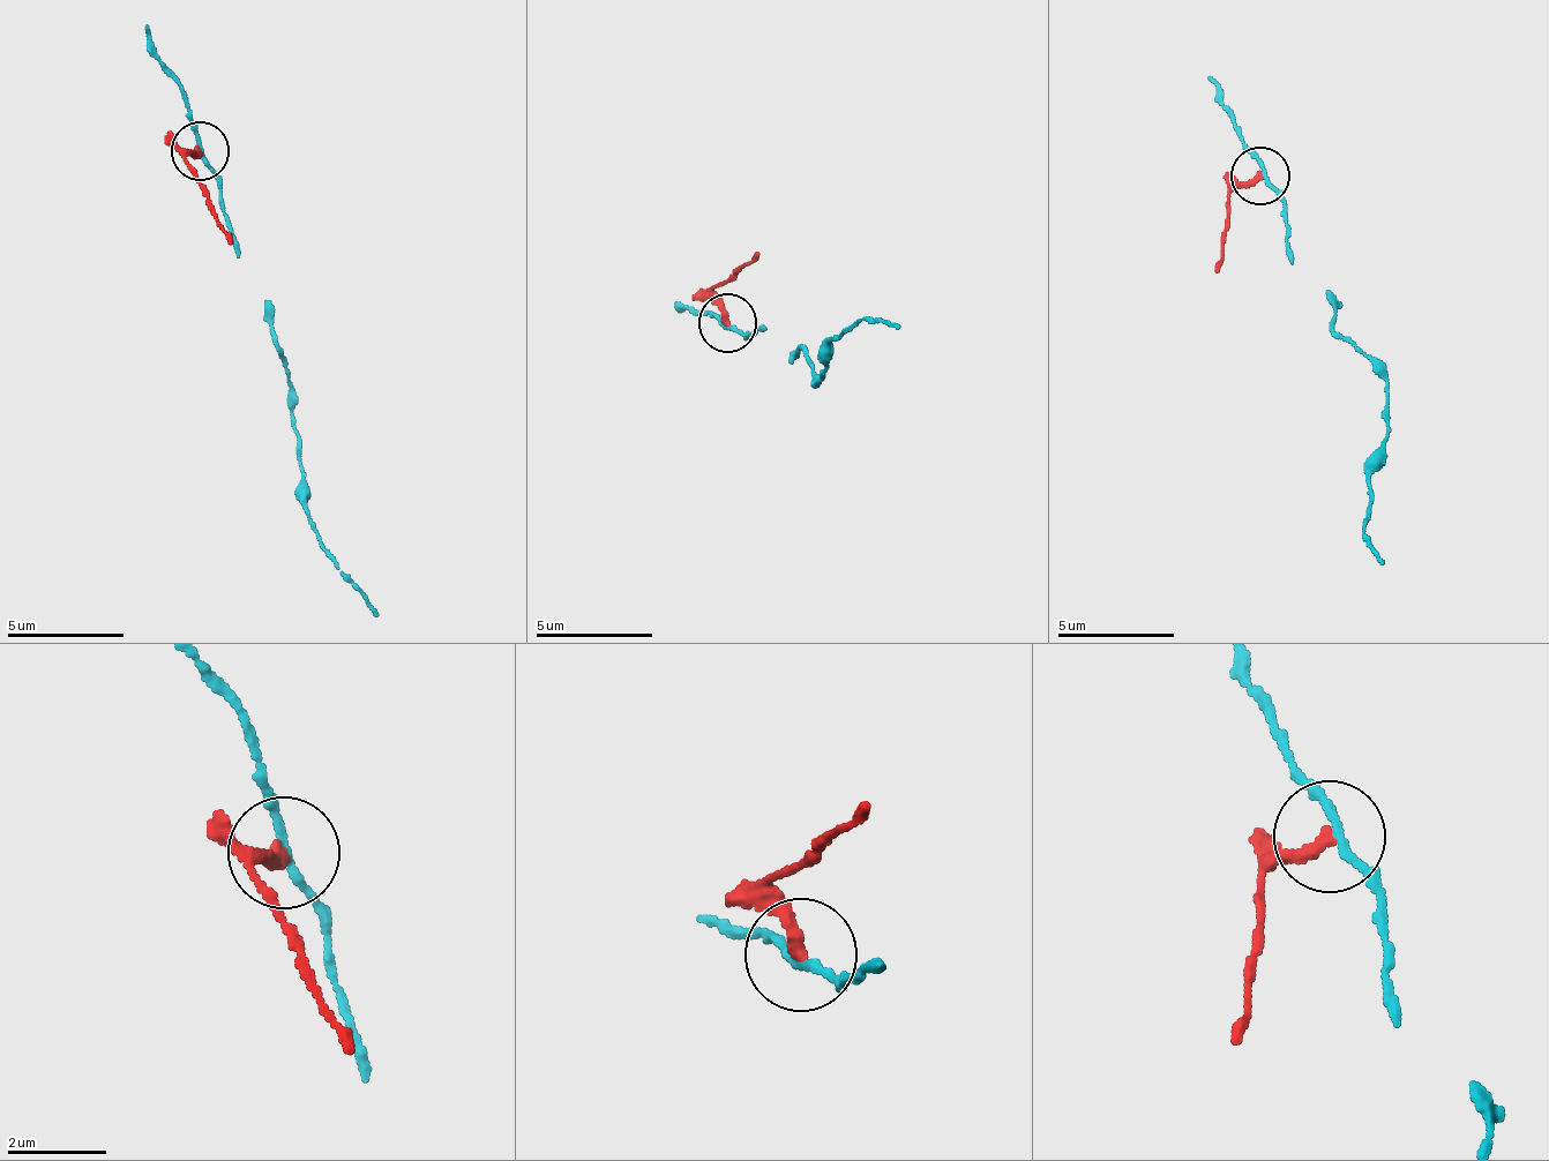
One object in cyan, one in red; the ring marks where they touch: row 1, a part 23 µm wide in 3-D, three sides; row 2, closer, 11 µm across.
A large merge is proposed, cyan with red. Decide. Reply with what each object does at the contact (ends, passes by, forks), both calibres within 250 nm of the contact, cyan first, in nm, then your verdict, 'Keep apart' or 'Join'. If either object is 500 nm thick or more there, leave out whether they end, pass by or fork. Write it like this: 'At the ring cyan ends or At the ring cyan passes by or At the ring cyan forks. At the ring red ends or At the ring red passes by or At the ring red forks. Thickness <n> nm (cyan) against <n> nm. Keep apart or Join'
At the ring cyan passes by. At the ring red ends. Thickness 160 nm (cyan) against 280 nm. Keep apart

